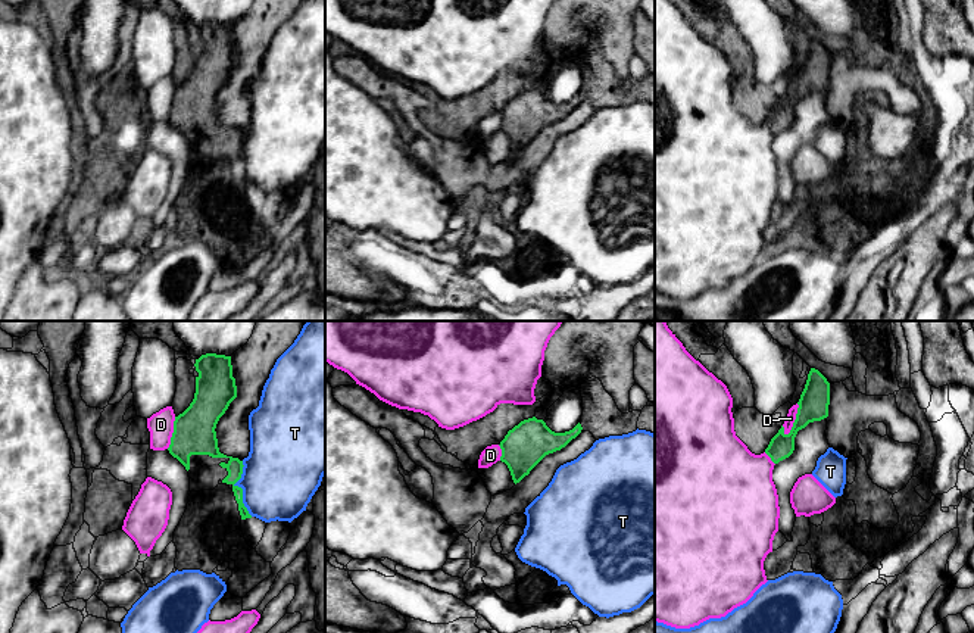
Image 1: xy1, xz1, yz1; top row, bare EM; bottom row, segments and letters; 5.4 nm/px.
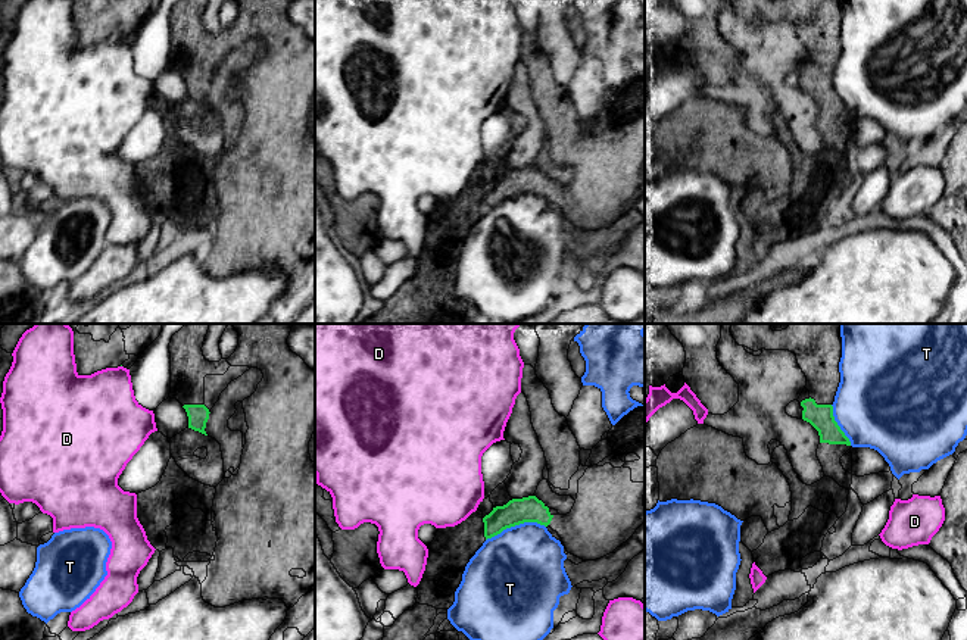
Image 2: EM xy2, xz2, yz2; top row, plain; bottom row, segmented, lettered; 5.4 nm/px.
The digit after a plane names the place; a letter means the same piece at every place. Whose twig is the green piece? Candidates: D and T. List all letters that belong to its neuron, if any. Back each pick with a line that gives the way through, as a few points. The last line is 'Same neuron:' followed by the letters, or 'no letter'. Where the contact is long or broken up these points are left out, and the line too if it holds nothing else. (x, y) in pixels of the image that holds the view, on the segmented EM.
Same neuron: no letter

